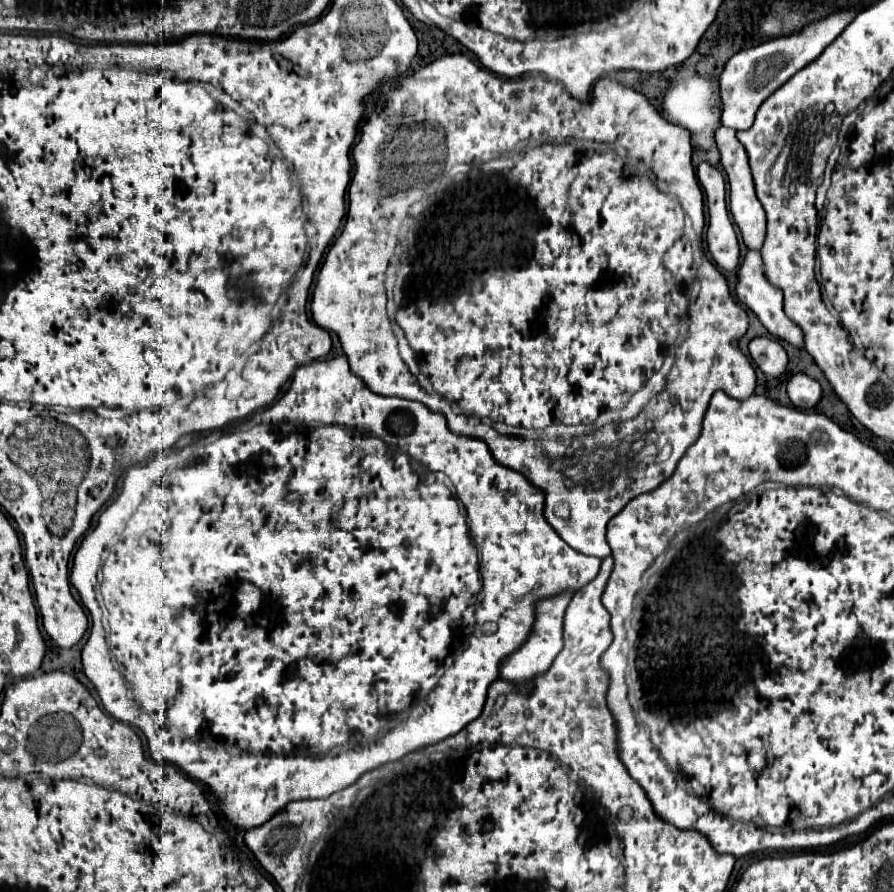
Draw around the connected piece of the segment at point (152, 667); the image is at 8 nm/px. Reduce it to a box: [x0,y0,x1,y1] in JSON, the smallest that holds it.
[70,355,602,829]

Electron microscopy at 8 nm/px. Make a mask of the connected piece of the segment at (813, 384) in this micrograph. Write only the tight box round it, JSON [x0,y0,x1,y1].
[788,373,822,409]

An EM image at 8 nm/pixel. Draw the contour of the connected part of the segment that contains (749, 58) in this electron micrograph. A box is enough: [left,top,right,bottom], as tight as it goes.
[718,11,854,129]

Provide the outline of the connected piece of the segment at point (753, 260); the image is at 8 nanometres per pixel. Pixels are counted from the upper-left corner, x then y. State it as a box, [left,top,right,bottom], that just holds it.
[736,249,804,347]

